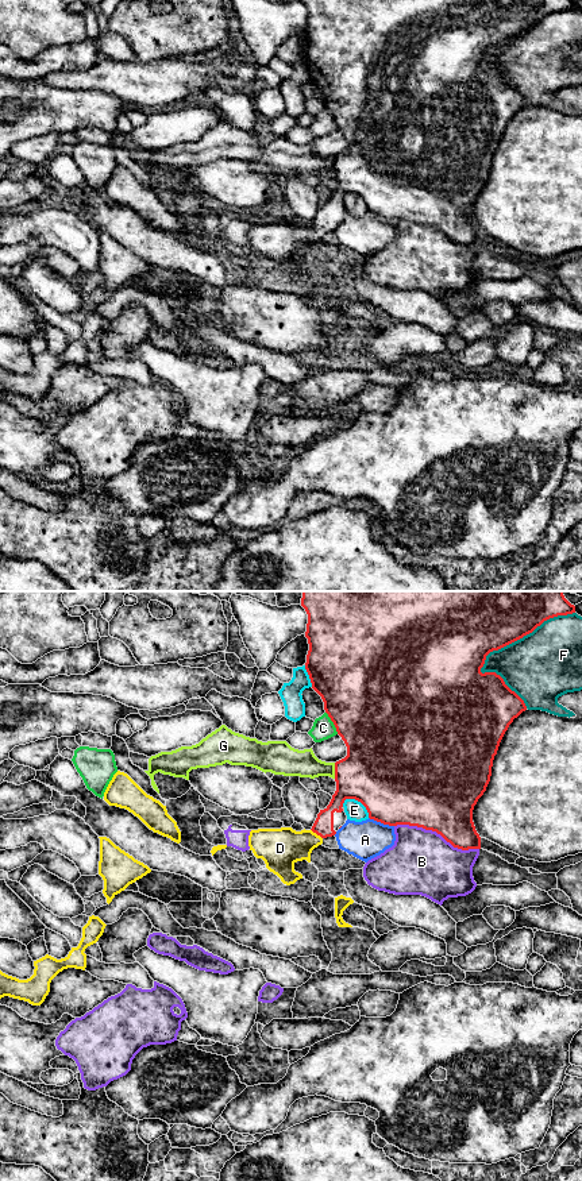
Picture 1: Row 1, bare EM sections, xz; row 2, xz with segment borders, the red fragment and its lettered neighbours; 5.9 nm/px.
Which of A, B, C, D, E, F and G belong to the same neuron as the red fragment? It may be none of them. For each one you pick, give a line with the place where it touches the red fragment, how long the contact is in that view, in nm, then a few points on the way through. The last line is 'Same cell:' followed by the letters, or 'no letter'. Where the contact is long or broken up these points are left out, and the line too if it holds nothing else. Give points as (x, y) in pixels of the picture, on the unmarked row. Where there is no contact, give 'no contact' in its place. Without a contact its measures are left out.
D: contact xz (316, 228); length 90 nm; way xz (323, 222), (316, 228), (299, 240), (280, 243)
Same cell: D

